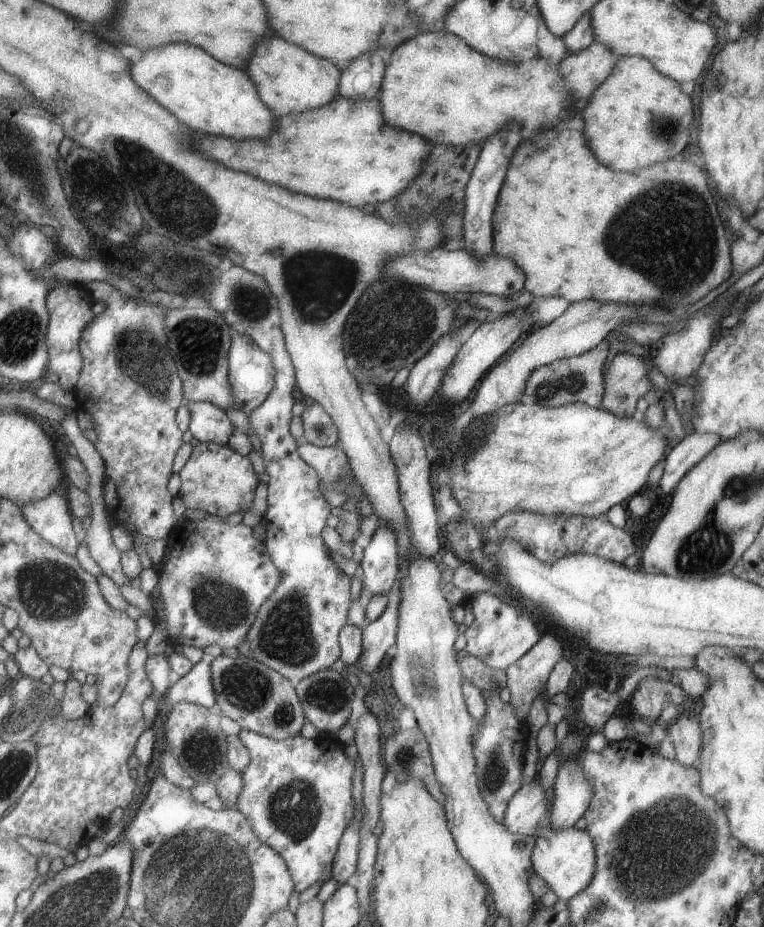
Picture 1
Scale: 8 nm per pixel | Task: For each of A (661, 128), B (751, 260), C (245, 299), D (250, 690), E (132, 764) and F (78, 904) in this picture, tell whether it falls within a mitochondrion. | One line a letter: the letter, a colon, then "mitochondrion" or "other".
A: mitochondrion
B: other
C: mitochondrion
D: mitochondrion
E: other
F: mitochondrion

